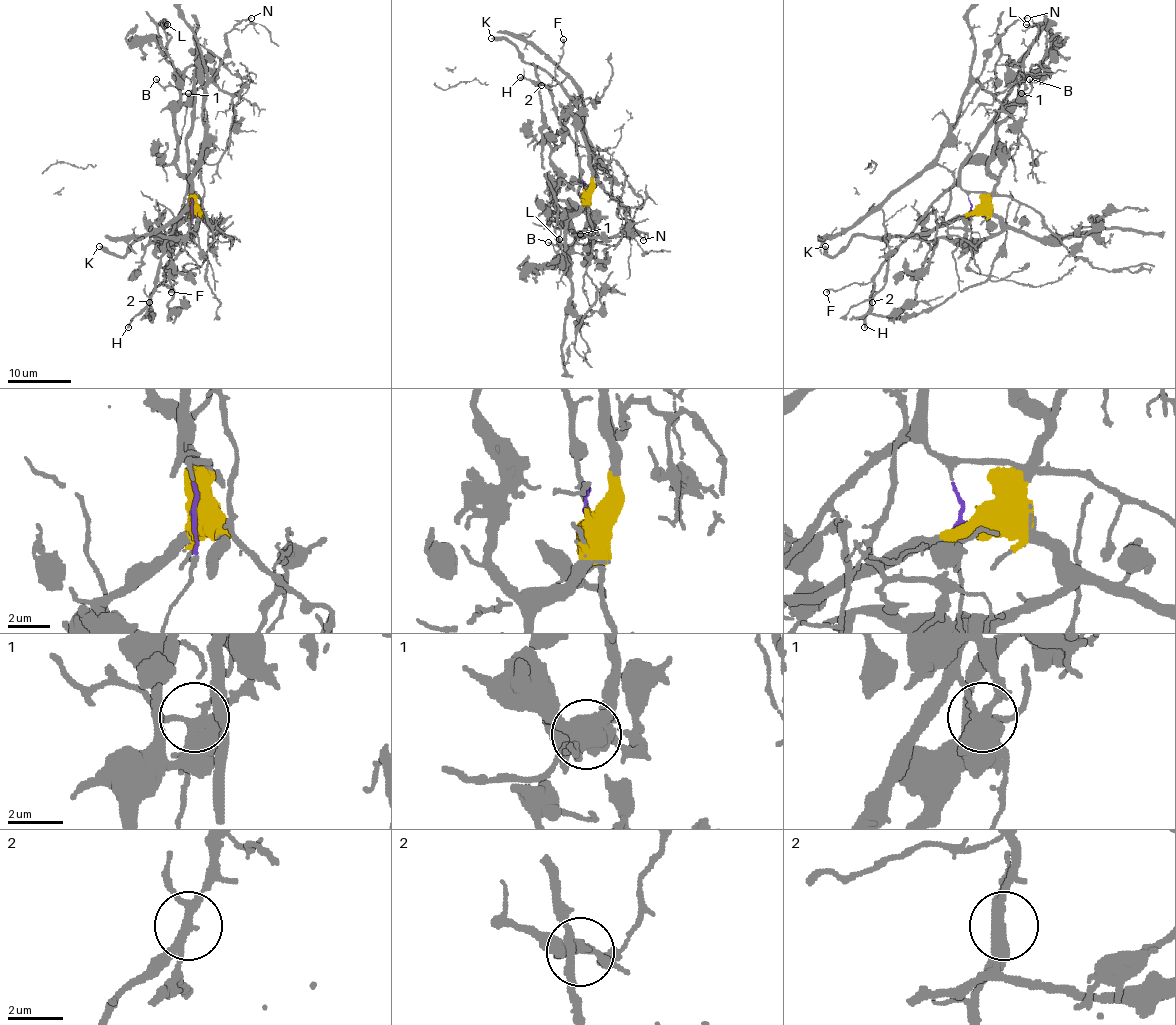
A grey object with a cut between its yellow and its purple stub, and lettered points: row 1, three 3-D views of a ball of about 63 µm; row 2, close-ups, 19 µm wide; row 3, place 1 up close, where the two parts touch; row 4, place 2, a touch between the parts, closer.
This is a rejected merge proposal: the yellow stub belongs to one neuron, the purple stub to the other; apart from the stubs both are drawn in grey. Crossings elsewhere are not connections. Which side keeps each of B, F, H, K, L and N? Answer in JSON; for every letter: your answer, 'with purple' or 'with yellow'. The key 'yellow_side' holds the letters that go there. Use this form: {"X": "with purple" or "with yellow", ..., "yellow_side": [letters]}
{"B": "with purple", "F": "with purple", "H": "with purple", "K": "with yellow", "L": "with yellow", "N": "with yellow", "yellow_side": ["K", "L", "N"]}

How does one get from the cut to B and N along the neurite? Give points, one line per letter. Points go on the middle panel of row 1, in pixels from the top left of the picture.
B: (583, 189), (581, 173), (580, 192), (586, 213), (586, 227), (565, 245), (548, 241)
N: (584, 189), (591, 167), (576, 105), (581, 94), (595, 181), (643, 240)

